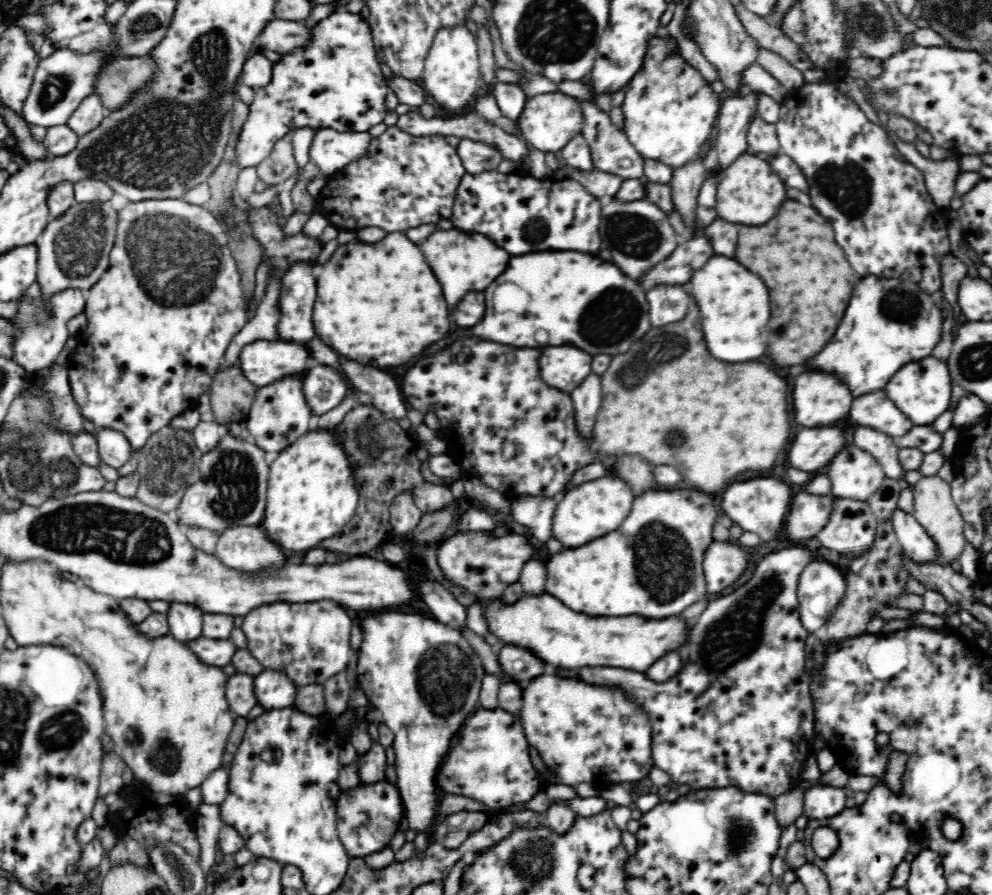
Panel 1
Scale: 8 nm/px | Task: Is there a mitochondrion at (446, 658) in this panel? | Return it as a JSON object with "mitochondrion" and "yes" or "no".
{"mitochondrion":"yes"}

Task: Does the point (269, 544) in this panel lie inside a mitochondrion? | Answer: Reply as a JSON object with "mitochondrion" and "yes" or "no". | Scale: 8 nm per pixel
{"mitochondrion":"no"}

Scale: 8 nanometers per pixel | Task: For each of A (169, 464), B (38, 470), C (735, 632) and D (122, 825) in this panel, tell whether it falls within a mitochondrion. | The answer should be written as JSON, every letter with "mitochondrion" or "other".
{"A":"mitochondrion","B":"mitochondrion","C":"mitochondrion","D":"other"}

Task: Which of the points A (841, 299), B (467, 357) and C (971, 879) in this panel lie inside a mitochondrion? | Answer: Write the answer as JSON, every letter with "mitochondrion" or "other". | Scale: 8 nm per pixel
{"A":"other","B":"other","C":"other"}

